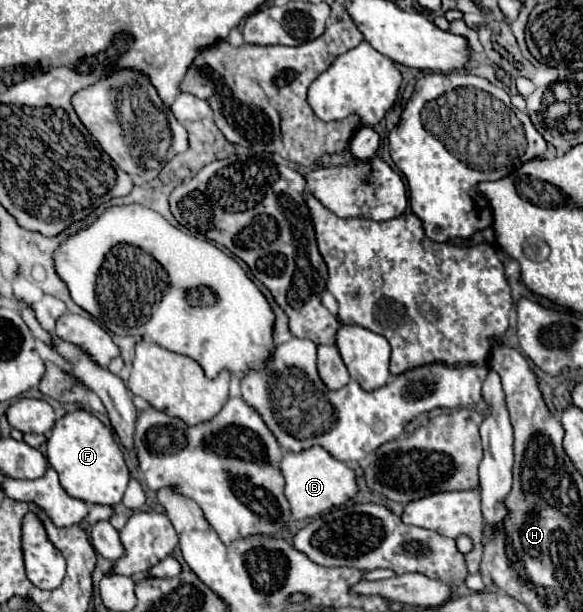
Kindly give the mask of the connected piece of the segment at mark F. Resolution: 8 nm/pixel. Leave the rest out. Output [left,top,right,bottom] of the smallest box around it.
[48,410,130,504]

